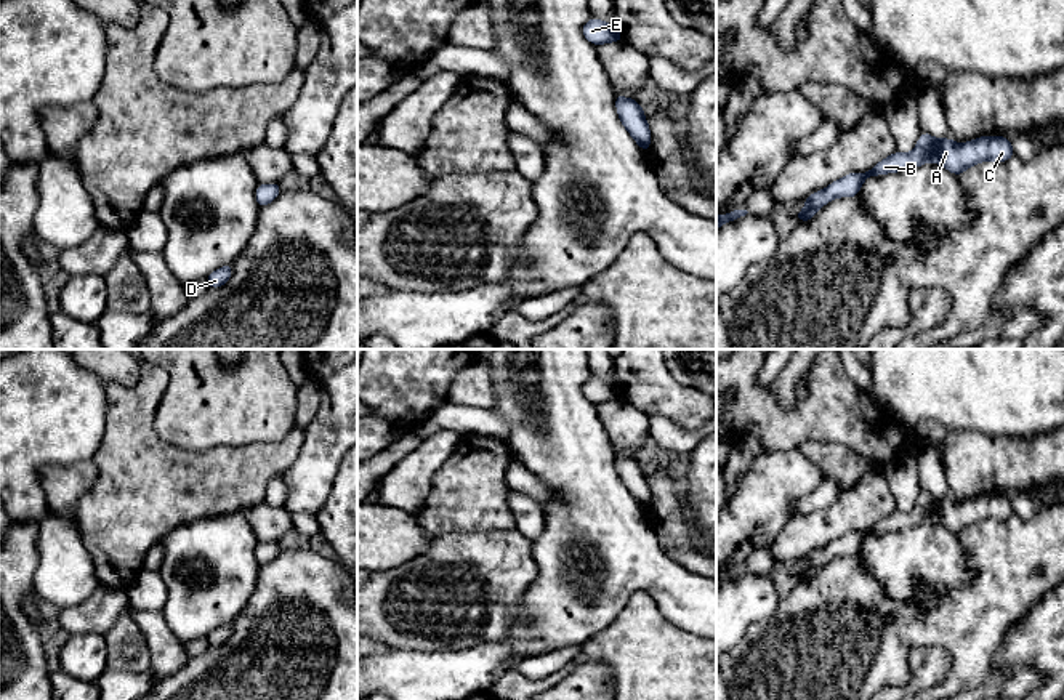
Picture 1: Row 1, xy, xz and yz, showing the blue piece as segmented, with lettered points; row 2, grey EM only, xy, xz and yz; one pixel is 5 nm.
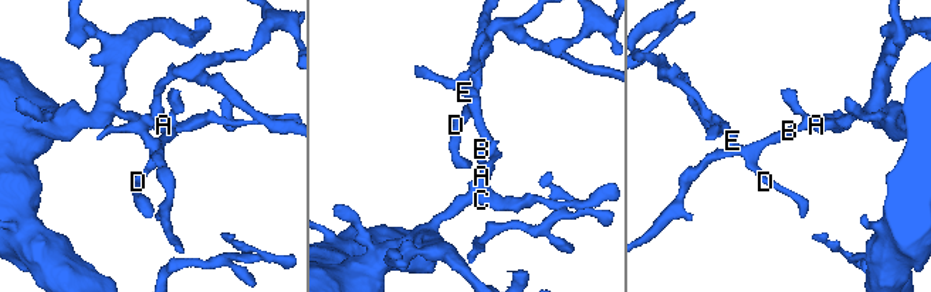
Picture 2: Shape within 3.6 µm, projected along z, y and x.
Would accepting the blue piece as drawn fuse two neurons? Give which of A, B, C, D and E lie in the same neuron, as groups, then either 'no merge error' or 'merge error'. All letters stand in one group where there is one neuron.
A B C D E | no merge error

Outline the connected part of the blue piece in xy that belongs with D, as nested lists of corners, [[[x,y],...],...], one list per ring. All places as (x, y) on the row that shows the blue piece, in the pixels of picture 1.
[[[232,263],[213,271],[205,280],[210,288],[218,288],[224,285],[232,274]]]

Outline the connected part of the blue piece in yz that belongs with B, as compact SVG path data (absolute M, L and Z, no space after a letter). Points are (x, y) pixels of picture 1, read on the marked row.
M923 131L915 149L909 154L894 152L865 173L849 173L828 184L824 191L804 197L806 207L796 211L798 223L809 221L816 211L836 197L857 197L862 183L869 176L896 173L917 168L926 162L941 163L953 175L985 162L1006 162L1014 155L1011 139L1002 136L982 136L969 143L953 143L950 138L936 139Z

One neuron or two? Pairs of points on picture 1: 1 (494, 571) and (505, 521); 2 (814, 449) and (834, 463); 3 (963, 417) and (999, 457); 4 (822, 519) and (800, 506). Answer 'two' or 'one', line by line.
1: two
2: one
3: two
4: two

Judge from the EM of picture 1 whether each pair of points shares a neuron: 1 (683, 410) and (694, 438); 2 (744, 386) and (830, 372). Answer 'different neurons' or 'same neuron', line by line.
1: different neurons
2: same neuron

